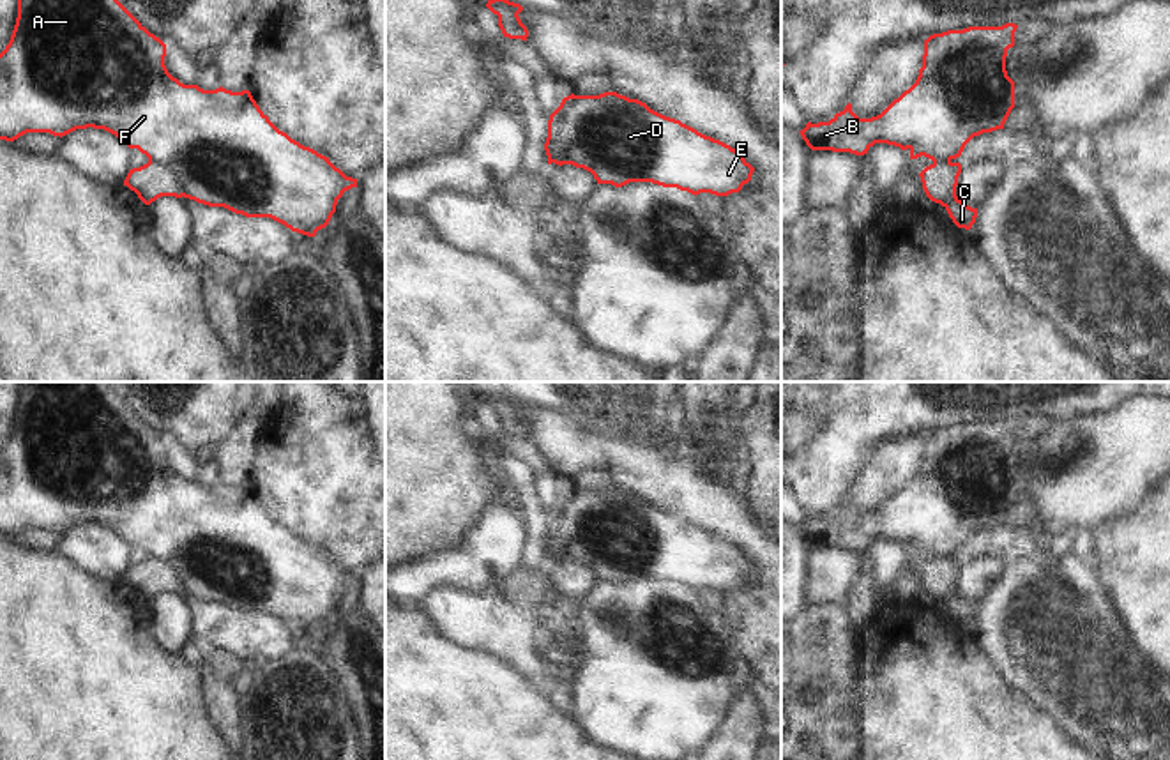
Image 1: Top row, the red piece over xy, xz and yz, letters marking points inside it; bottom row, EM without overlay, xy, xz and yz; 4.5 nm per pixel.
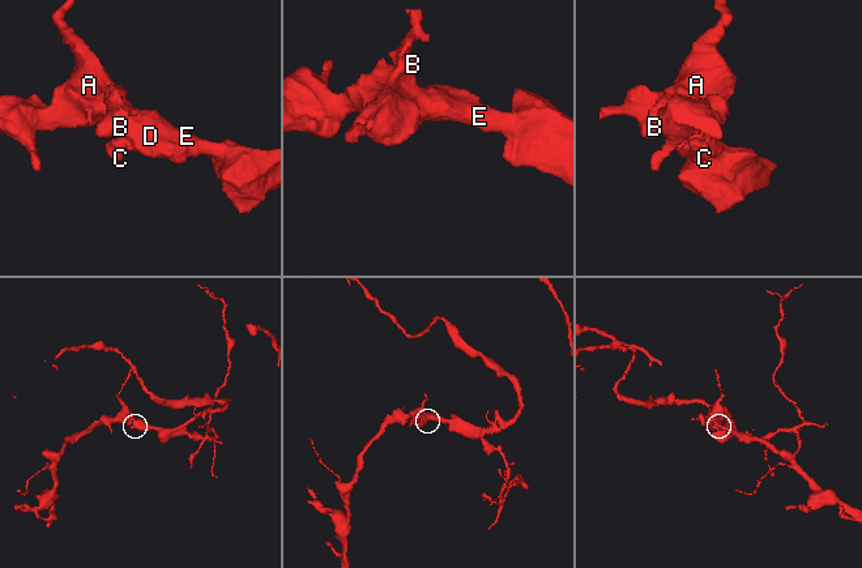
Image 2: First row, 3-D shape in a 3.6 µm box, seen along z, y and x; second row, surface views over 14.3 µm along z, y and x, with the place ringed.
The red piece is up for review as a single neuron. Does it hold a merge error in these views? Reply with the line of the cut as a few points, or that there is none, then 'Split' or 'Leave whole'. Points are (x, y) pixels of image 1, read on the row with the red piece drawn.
Split along xy (149, 159), (168, 170), (182, 195). Split

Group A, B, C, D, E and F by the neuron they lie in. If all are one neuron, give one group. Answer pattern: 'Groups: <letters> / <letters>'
Groups: A B D E F / C

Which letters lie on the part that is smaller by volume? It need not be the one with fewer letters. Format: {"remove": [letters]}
{"remove": ["C"]}

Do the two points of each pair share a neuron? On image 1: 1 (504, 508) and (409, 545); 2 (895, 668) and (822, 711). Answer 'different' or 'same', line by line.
1: different
2: different

